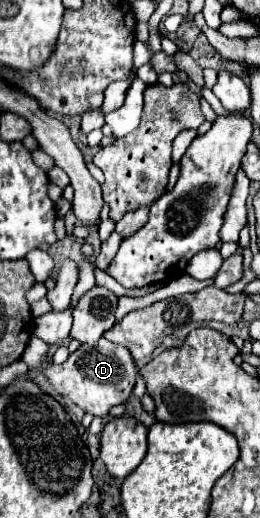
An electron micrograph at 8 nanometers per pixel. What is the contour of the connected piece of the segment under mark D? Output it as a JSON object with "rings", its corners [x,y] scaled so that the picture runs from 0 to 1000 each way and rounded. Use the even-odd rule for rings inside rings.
{"rings":[[[119,647],[112,666],[81,693],[112,705],[112,712],[150,712],[181,728],[181,736],[204,743],[219,763],[273,770],[327,797],[404,809],[419,801],[419,790],[435,782],[481,778],[519,747],[527,708],[519,708],[504,681],[481,670],[458,670],[427,658],[412,658],[404,651],[388,651],[373,666],[319,662],[296,678],[281,678],[265,685],[265,693],[242,705],[204,701],[181,689],[181,678],[188,678],[188,666],[165,662],[150,651]]]}

